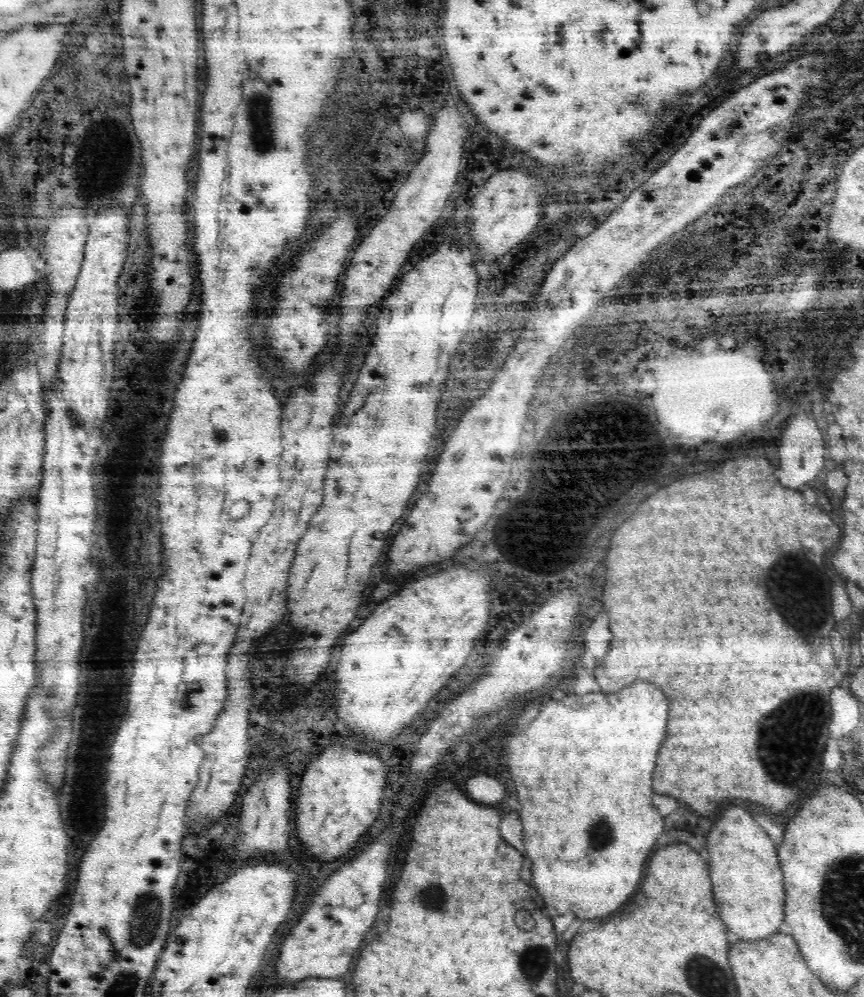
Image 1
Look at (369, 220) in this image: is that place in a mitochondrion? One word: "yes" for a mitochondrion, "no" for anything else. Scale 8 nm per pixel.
no

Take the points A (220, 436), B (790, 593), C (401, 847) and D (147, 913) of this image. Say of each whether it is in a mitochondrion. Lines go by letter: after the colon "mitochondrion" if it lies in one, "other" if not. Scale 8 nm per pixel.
A: other
B: mitochondrion
C: other
D: mitochondrion

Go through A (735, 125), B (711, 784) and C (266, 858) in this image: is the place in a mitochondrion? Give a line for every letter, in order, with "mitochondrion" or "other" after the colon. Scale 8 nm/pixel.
A: other
B: other
C: other

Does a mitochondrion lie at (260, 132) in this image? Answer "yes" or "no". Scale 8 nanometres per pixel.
yes

